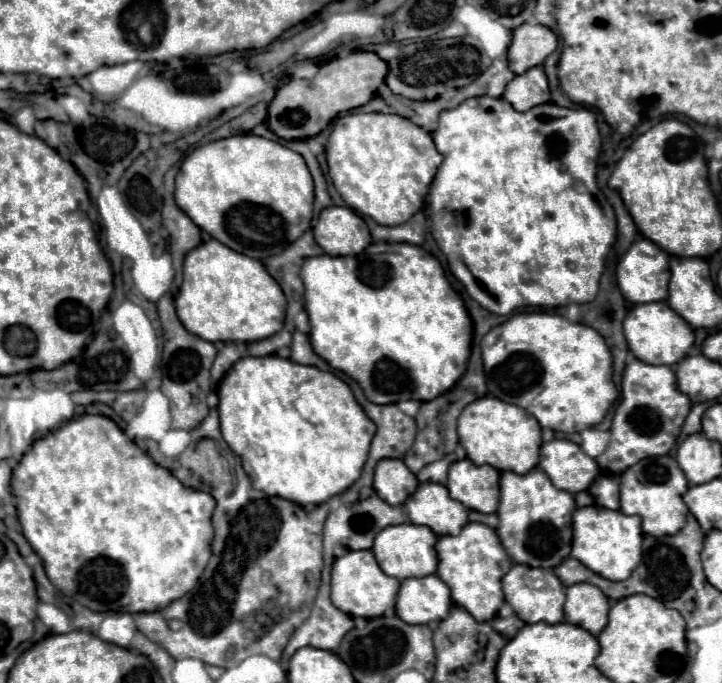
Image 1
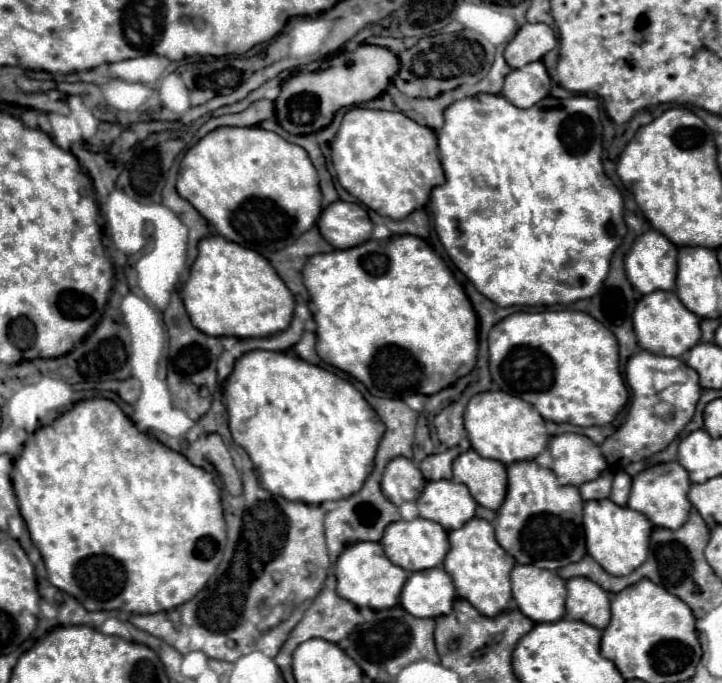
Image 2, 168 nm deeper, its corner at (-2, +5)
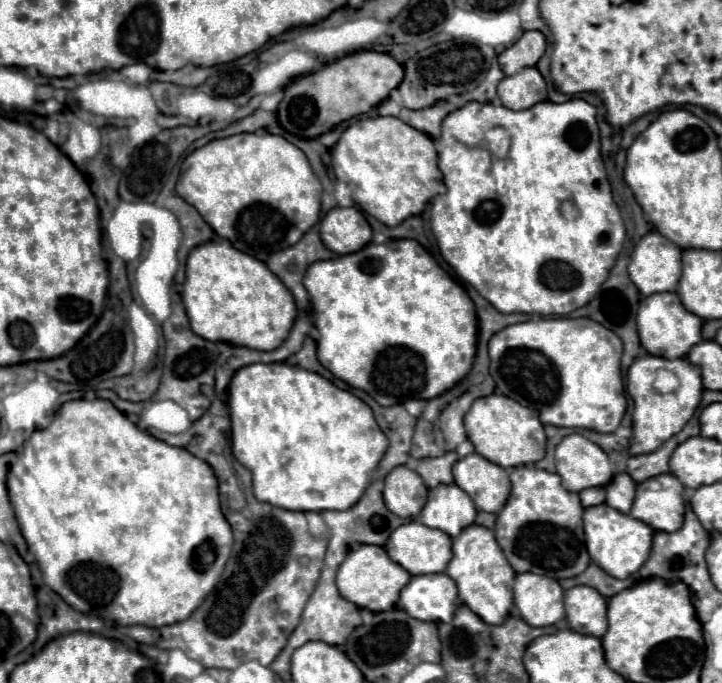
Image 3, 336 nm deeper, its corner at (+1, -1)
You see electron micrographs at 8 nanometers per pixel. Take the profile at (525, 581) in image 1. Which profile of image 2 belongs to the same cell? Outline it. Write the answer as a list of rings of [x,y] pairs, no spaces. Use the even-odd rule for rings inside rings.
[[[516,565],[512,571],[512,595],[520,611],[534,623],[552,623],[564,617],[566,581],[556,571]]]

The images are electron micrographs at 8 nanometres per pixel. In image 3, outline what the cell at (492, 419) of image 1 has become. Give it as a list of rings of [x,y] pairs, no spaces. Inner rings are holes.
[[[493,393],[489,397],[477,399],[471,405],[471,409],[465,415],[465,431],[475,447],[475,453],[507,469],[507,467],[537,463],[545,457],[547,437],[537,417],[539,415],[535,415],[535,411],[531,411],[529,407],[523,407],[517,401],[507,399],[505,395]]]

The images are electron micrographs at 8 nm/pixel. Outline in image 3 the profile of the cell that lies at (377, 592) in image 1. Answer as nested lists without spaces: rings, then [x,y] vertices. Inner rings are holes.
[[[361,545],[359,549],[351,551],[337,571],[337,589],[343,599],[355,603],[357,607],[369,611],[389,611],[395,607],[399,599],[399,591],[409,583],[409,573],[393,563],[383,547],[375,545]]]

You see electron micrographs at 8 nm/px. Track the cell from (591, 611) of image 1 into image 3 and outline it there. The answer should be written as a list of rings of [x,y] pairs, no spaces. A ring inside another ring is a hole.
[[[593,587],[567,589],[565,611],[573,631],[593,637],[603,637],[607,633],[607,601]]]

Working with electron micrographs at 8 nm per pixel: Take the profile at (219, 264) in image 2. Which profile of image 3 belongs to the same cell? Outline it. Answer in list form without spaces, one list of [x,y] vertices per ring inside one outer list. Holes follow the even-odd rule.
[[[207,241],[189,253],[181,299],[195,335],[259,351],[277,349],[297,315],[293,295],[277,275],[259,259],[231,247],[229,241]]]

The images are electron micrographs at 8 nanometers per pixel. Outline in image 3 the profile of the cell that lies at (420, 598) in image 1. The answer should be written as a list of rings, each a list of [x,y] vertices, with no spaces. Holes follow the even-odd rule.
[[[445,573],[411,577],[397,603],[397,607],[407,611],[413,619],[433,623],[449,623],[457,605],[455,581]]]

